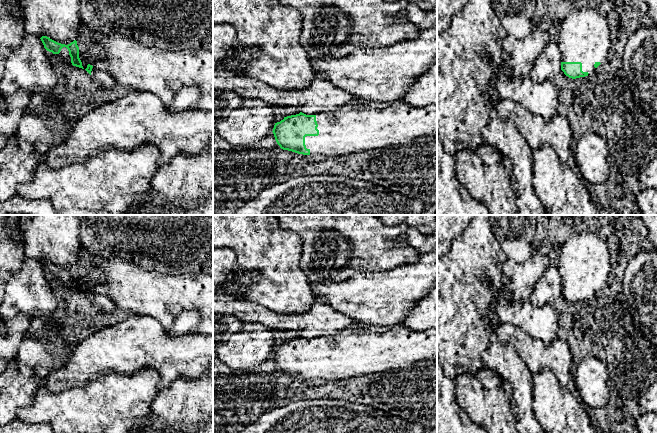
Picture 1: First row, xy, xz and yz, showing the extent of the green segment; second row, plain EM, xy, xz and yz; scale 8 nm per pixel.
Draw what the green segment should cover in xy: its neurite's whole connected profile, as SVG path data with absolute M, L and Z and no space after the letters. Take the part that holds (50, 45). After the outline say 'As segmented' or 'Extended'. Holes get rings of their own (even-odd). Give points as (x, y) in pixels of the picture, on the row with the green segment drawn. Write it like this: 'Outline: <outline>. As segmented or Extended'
Outline: M83 24L80 25L76 40L68 45L58 43L47 36L42 36L44 48L53 54L59 54L66 47L73 66L83 68L80 55L94 46L101 47L106 58L85 69L90 75L92 71L105 71L114 77L118 85L126 86L139 92L149 92L160 98L168 108L175 94L183 86L198 86L200 98L192 111L213 112L213 51L212 50L181 50L170 51L141 44L137 39L116 31L91 33Z. Extended

